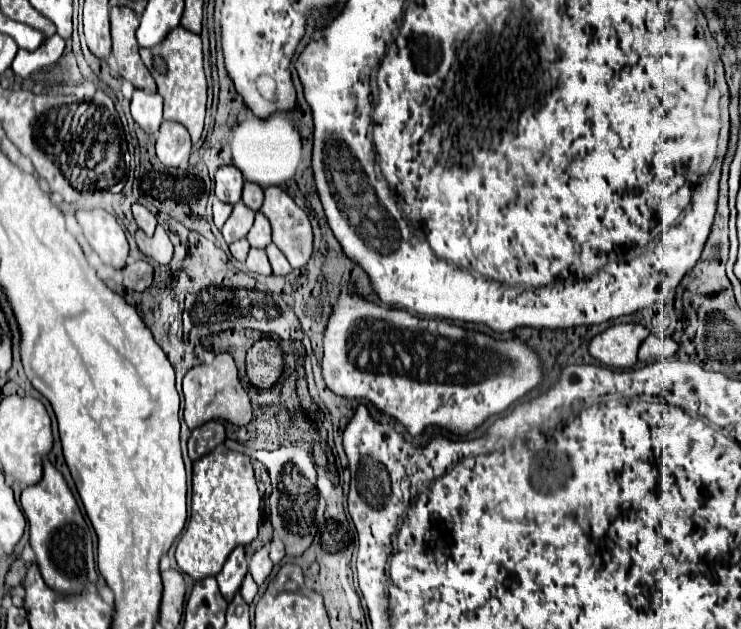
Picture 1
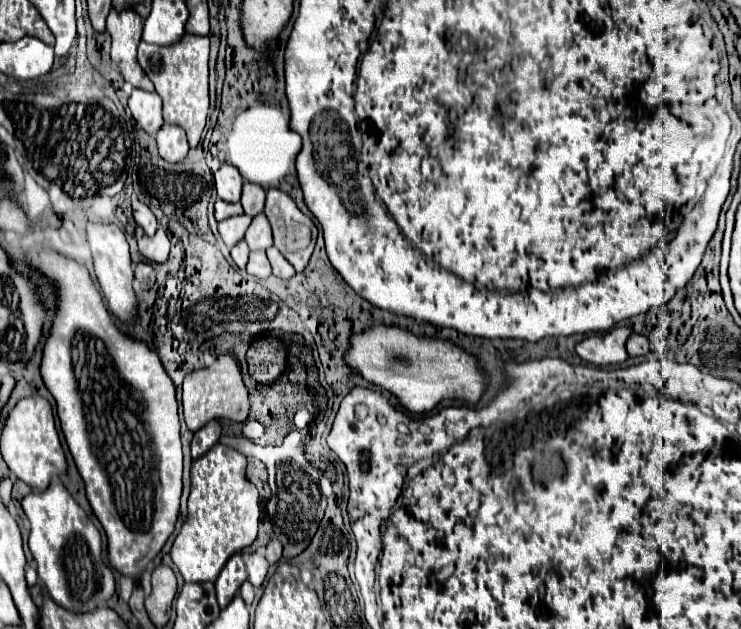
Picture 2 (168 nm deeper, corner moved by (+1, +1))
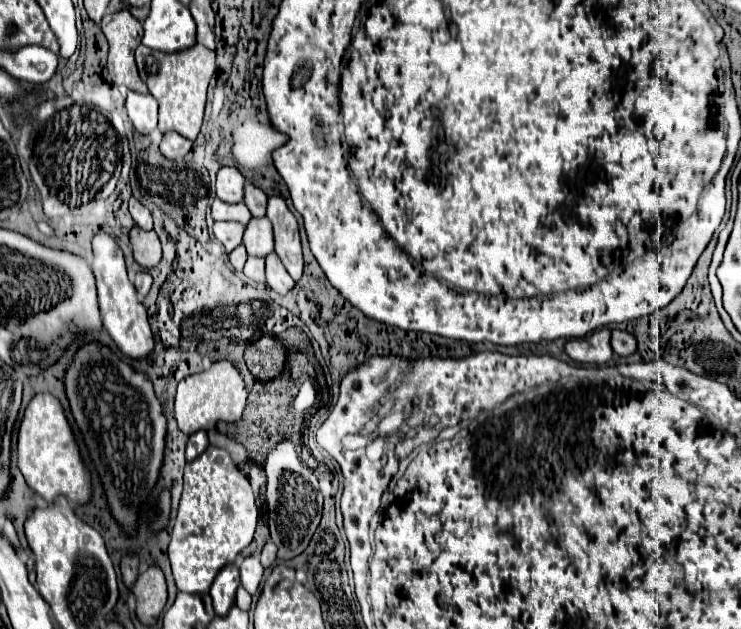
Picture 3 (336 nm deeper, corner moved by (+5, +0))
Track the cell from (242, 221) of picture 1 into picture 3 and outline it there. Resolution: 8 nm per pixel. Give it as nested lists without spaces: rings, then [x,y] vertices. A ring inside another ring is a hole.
[[[215,222],[213,224],[213,234],[225,246],[227,252],[231,252],[233,248],[237,248],[241,244],[243,230],[245,230],[245,226],[239,222]]]

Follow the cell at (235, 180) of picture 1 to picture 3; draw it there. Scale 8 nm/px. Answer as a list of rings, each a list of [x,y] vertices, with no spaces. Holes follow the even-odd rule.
[[[223,166],[217,172],[217,198],[223,202],[241,202],[243,200],[245,178],[233,166]]]

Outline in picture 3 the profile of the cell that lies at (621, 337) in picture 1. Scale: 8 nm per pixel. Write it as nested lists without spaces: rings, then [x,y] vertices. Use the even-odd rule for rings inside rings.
[[[601,328],[587,338],[573,338],[565,344],[565,352],[579,364],[607,364],[613,358],[611,330]]]

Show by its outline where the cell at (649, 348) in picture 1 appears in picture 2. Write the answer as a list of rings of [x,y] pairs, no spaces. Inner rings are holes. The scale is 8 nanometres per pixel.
[[[633,333],[627,339],[627,353],[629,357],[643,357],[649,353],[649,339],[645,335],[637,335]]]

